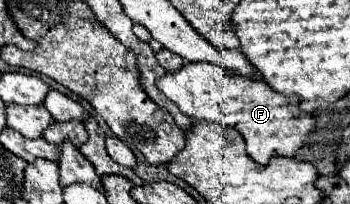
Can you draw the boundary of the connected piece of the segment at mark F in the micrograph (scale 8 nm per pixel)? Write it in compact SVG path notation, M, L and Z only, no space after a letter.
M185 64L181 70L167 72L165 78L157 80L157 88L161 88L161 92L191 120L217 122L235 128L247 144L247 154L259 164L267 164L269 158L277 154L295 156L303 146L305 136L315 130L315 118L301 112L297 104L289 102L283 94L277 94L267 82L227 74L227 70L217 64Z

